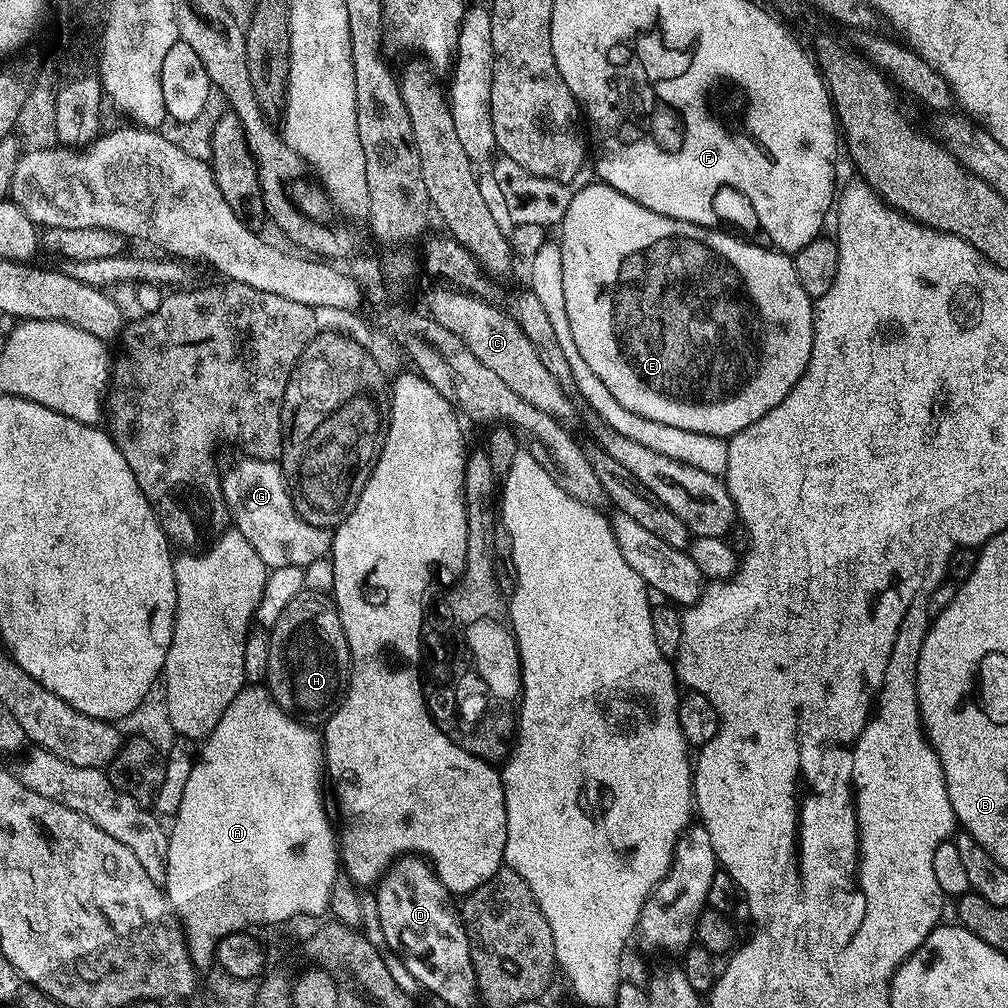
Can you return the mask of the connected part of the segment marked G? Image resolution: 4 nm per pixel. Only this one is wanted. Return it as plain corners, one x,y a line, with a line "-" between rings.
244,458
241,461
237,468
229,470
228,477
224,480
224,488
222,487
222,499
228,503
229,515
232,522
235,522
233,524
235,529
250,542
264,564
270,570
281,569
282,566
310,568
310,565
318,560
323,557
325,559
331,553
333,535
329,529
316,527
302,519
296,511
295,501
292,493
288,491
288,483
284,480
279,463
251,458

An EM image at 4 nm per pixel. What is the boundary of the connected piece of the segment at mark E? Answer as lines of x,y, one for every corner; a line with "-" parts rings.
603,182
576,188
566,210
564,220
558,225
558,243
562,250
562,291
566,294
566,318
570,318
570,331
578,345
578,354
586,366
602,381
602,386
634,414
654,422
666,422
666,426
678,426
681,430
694,430
698,434
730,438
746,426
758,422
804,376
812,353
813,297
802,290
793,261
785,253
772,248
747,244
739,236
728,236
711,228
703,228
690,222
666,218
614,190

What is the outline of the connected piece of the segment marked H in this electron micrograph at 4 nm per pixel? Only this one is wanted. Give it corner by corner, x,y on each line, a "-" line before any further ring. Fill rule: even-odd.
311,590
300,592
288,603
286,610
278,614
278,622
270,625
268,641
270,662
266,687
276,703
286,712
299,713
308,722
329,720
348,693
348,678
352,675
350,646
346,642
335,599
-
300,628
308,639
304,648
312,656
300,656

